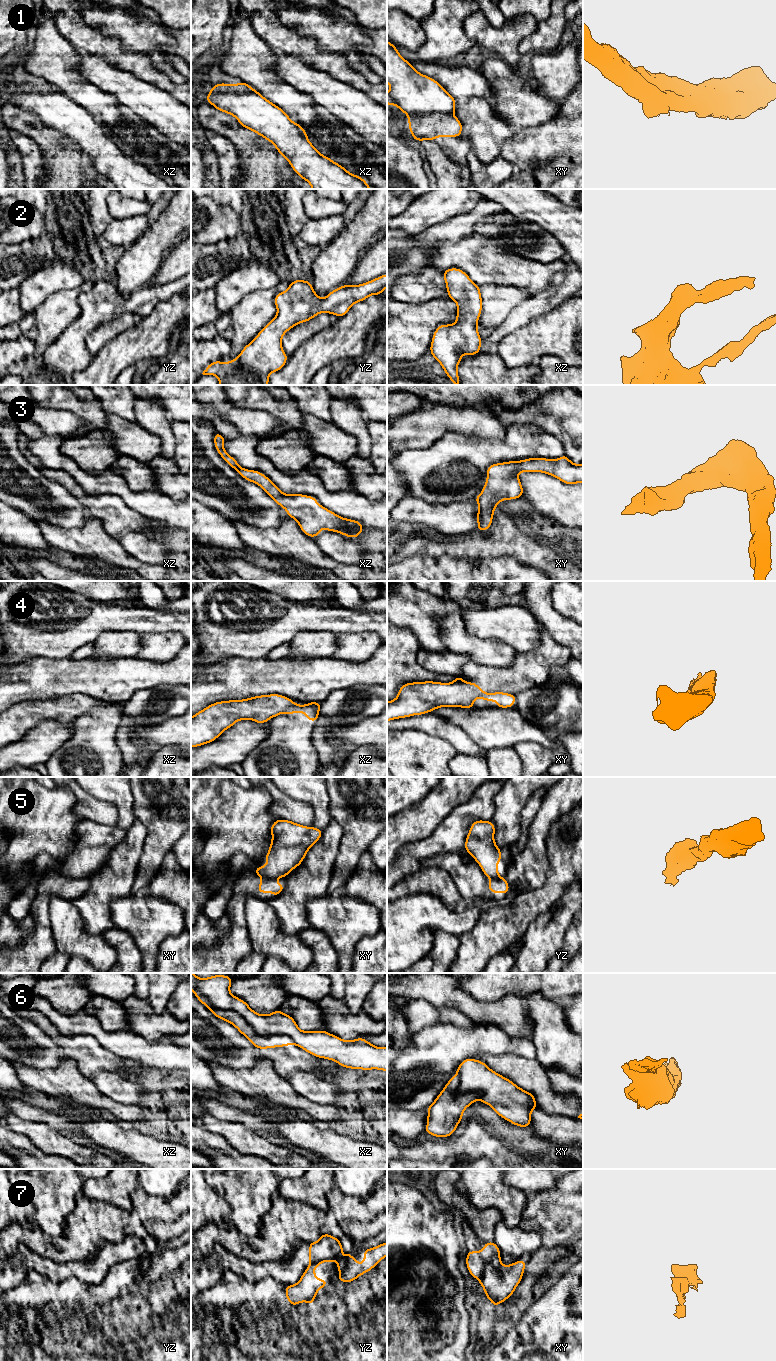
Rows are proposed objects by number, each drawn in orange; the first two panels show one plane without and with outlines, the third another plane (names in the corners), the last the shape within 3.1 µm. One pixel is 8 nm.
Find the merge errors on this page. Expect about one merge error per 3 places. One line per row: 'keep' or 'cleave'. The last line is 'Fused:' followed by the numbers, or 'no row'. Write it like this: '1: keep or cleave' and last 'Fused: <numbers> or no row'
1: cleave
2: keep
3: keep
4: cleave
5: cleave
6: cleave
7: cleave
Fused: 1, 4, 5, 6, 7

